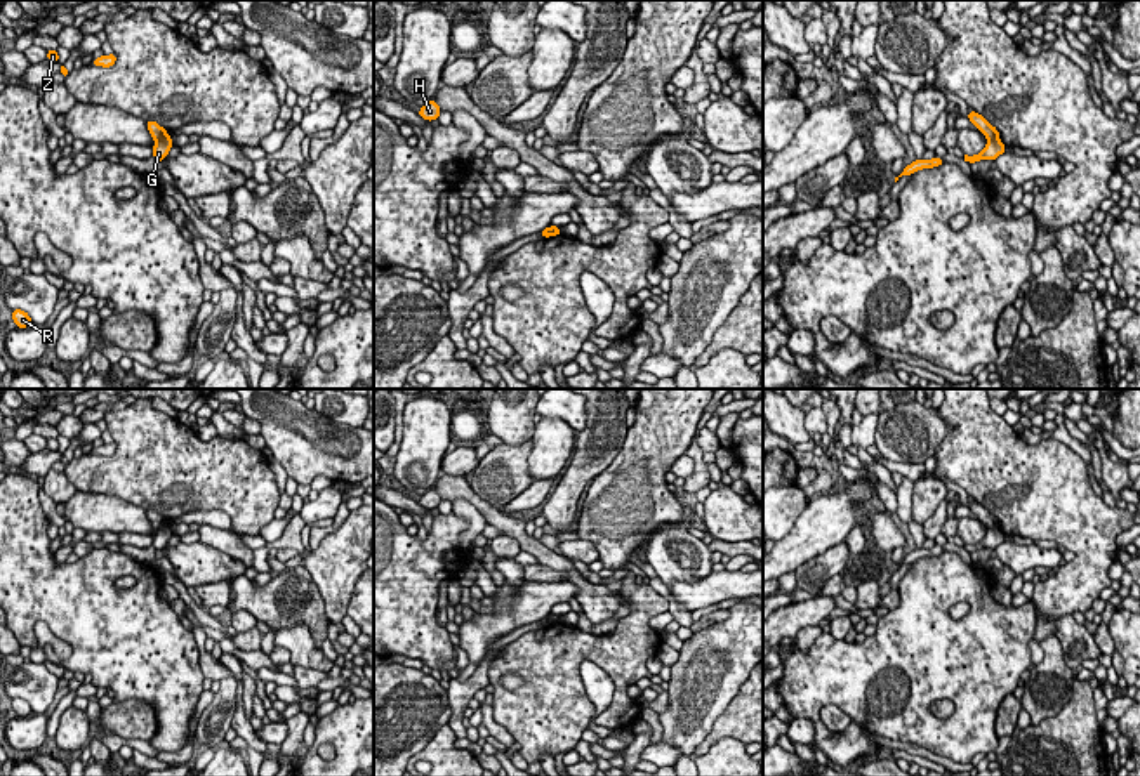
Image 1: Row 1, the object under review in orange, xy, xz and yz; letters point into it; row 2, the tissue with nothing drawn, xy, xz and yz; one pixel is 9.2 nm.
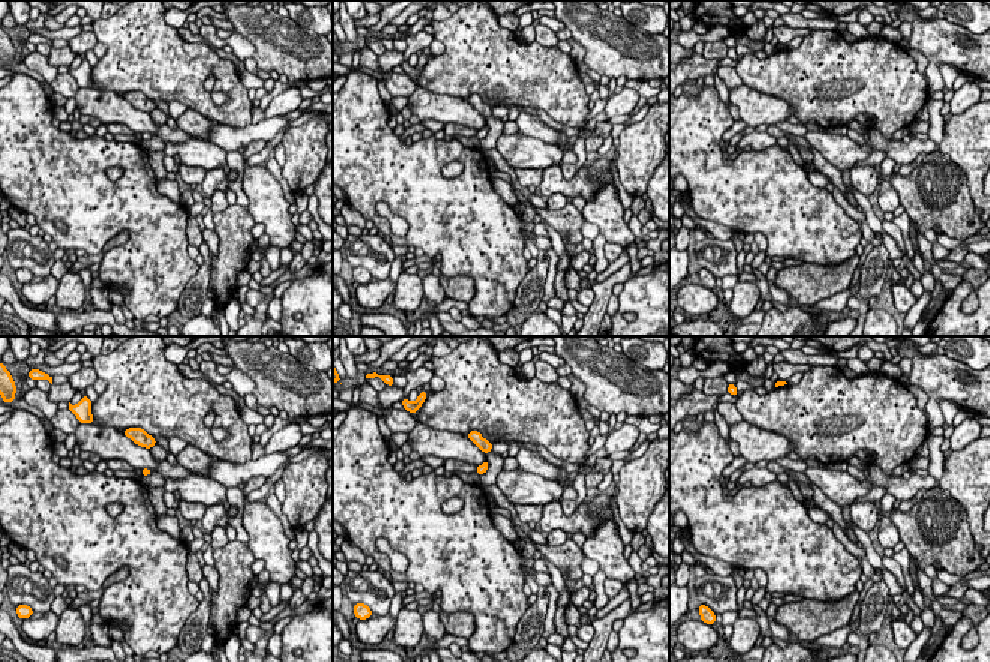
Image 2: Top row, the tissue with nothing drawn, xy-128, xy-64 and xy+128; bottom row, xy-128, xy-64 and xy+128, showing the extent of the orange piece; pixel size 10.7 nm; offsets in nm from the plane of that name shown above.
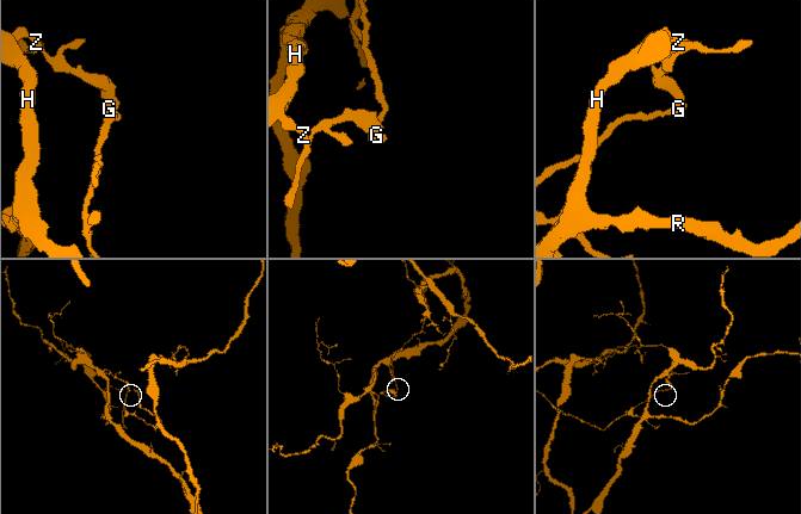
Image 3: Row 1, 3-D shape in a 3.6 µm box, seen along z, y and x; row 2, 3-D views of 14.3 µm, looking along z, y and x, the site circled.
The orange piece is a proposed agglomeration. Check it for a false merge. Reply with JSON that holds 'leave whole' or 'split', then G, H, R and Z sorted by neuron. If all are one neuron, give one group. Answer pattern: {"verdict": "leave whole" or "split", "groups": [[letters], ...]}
{"verdict": "split", "groups": [["G"], ["H", "R", "Z"]]}

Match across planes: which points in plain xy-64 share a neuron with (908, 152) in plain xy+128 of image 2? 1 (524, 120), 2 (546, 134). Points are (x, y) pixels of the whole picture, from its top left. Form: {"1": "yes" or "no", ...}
{"1": "yes", "2": "yes"}

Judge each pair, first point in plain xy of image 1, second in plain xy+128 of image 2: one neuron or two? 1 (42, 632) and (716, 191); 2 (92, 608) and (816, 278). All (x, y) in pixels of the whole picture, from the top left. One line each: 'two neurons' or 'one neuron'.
1: two neurons
2: two neurons

